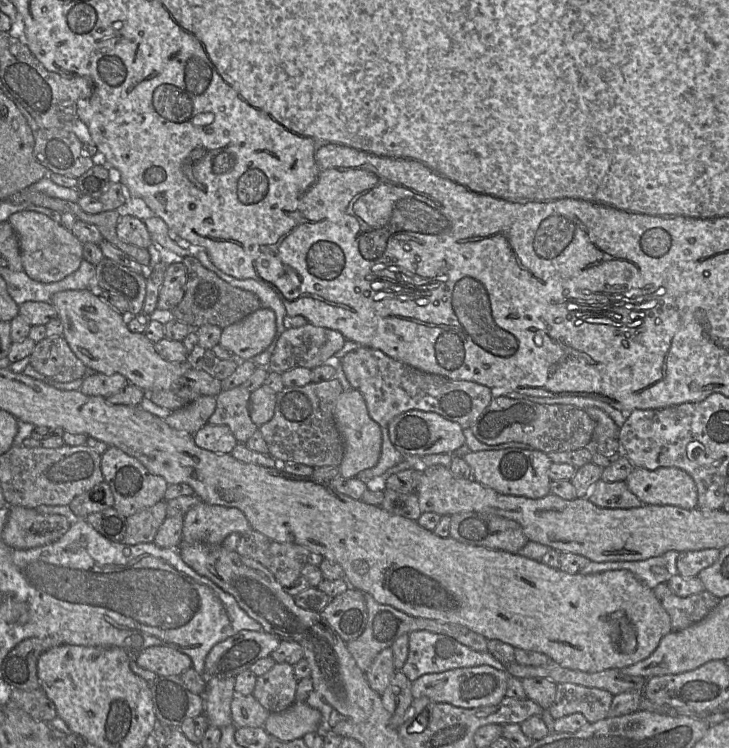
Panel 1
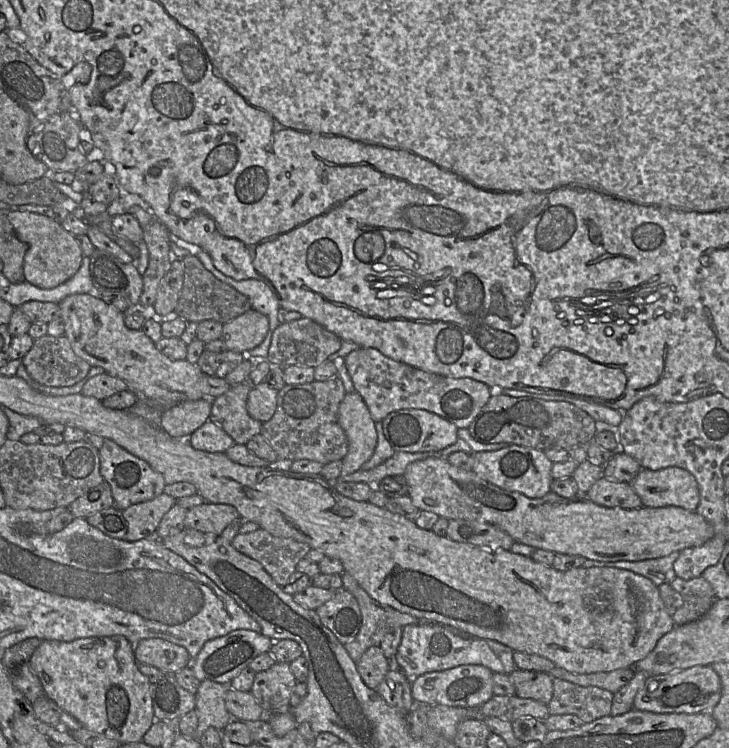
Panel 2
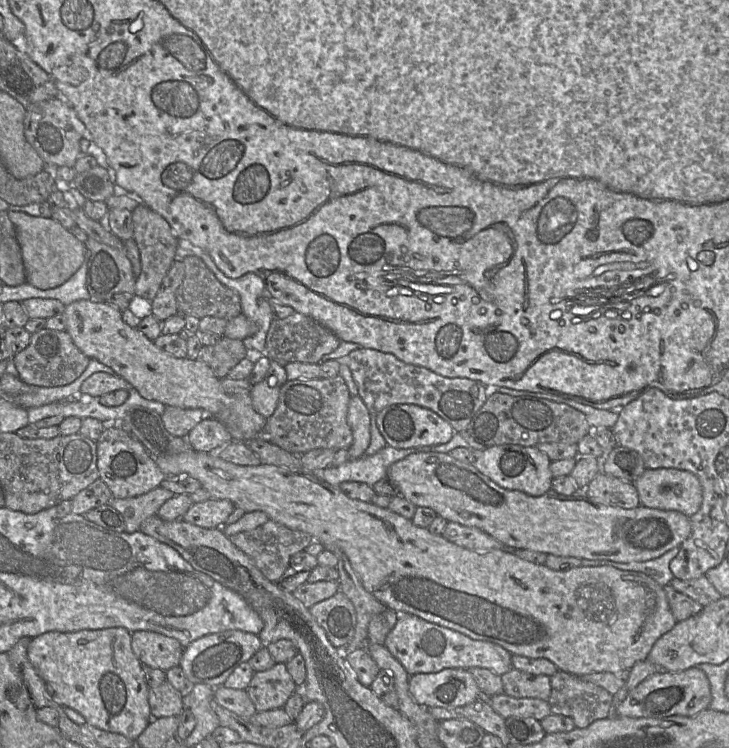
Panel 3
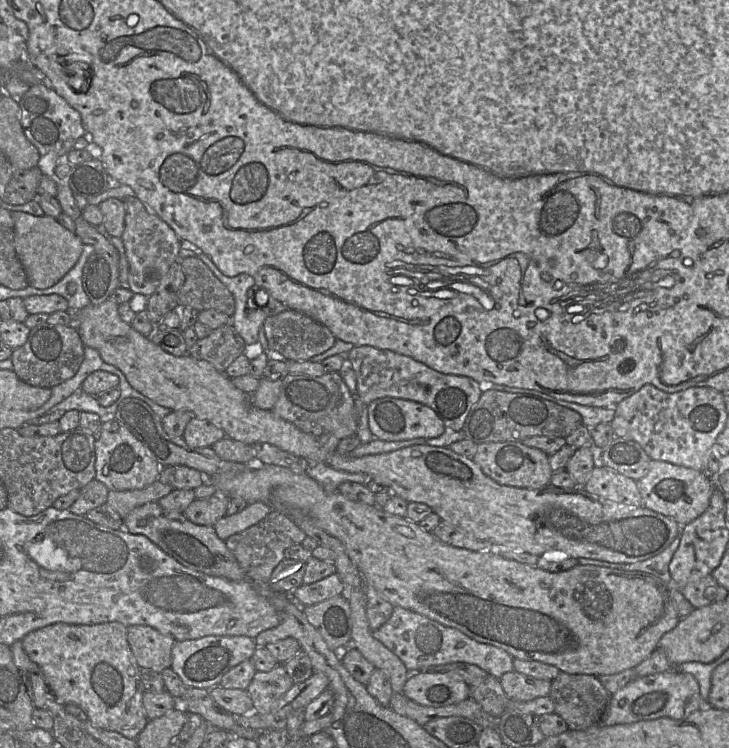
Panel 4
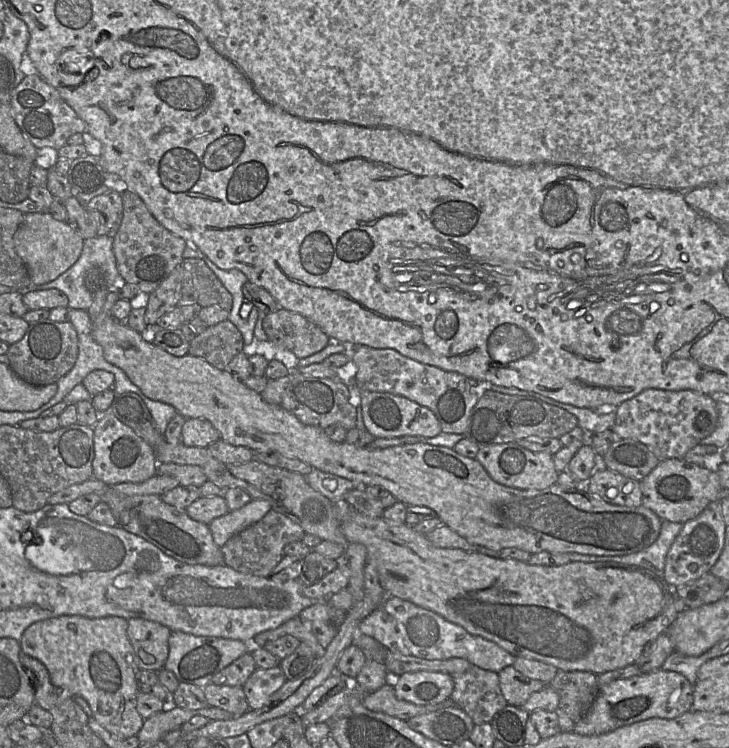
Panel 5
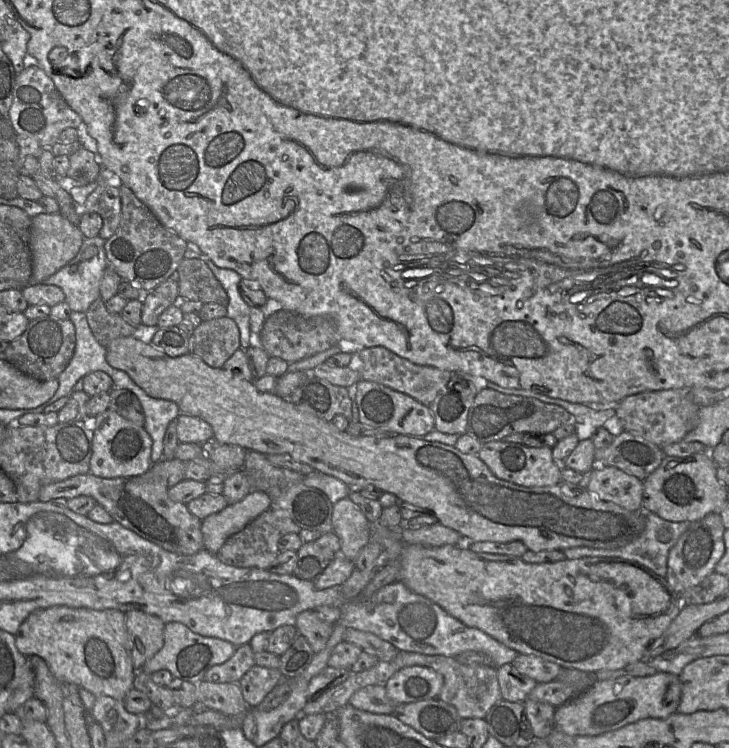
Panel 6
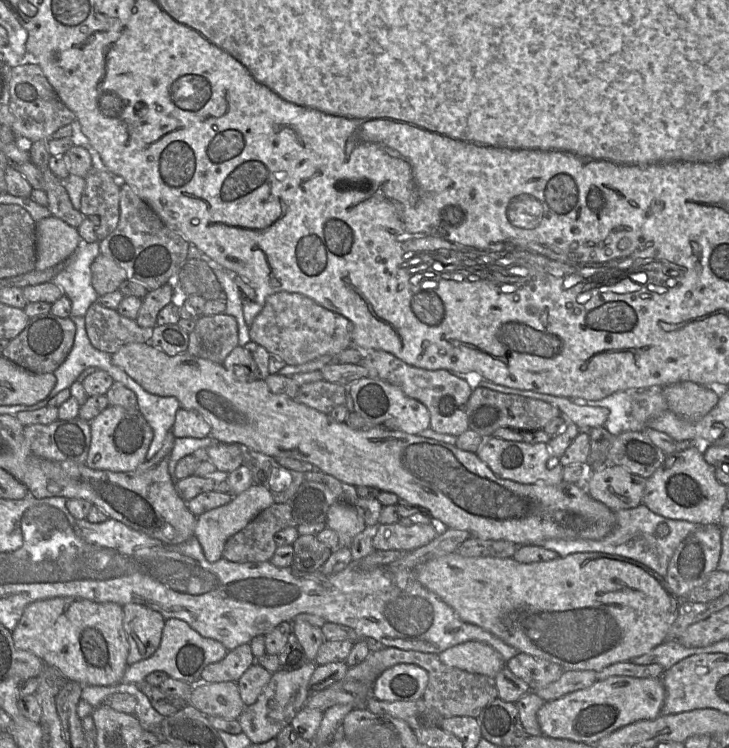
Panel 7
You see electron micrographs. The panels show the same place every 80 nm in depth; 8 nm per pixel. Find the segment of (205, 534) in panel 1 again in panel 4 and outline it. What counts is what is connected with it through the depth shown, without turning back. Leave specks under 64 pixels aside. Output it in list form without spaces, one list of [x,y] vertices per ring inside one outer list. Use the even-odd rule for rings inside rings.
[[[217,492],[208,498],[195,499],[183,513],[194,524],[214,526],[219,519],[226,515],[229,501],[229,496]]]

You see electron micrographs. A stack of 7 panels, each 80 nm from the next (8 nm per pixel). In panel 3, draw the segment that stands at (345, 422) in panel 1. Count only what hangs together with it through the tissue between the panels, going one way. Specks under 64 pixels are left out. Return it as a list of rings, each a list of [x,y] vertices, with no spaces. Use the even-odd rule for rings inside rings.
[[[352,396],[347,422],[353,434],[353,443],[348,449],[349,459],[356,460],[365,455],[371,441],[371,414],[360,396]]]

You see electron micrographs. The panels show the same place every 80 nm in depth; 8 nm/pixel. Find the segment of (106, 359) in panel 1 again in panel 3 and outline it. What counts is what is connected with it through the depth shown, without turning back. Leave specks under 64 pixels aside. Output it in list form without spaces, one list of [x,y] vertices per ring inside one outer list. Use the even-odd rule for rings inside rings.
[[[78,300],[65,307],[66,331],[77,348],[88,358],[96,359],[112,368],[117,375],[126,380],[141,396],[148,400],[161,402],[165,406],[202,409],[207,416],[214,417],[223,407],[229,404],[230,395],[221,387],[220,379],[204,362],[189,358],[176,358],[159,349],[137,328],[126,324],[121,311],[106,302]]]

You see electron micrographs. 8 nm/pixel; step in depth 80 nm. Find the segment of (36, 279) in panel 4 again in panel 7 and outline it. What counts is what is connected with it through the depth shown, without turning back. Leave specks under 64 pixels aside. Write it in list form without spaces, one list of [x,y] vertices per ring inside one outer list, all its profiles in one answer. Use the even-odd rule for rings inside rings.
[[[51,215],[36,223],[35,270],[46,270],[68,259],[81,243],[78,229]]]

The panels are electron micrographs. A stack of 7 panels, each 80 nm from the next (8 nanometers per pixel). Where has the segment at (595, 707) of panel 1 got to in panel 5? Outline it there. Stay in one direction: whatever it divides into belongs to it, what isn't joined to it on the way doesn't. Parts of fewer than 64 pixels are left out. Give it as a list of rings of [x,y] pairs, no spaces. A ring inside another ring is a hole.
[[[561,671],[549,684],[559,695],[555,712],[563,732],[572,732],[589,711],[599,691],[600,684],[595,673],[589,671]]]

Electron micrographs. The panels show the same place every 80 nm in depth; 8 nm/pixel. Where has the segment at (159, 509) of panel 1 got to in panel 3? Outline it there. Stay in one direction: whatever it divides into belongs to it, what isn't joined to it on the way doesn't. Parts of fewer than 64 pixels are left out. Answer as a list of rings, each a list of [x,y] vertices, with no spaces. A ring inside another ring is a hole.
[[[159,486],[145,494],[131,498],[114,498],[109,505],[116,509],[124,518],[125,531],[139,531],[144,520],[156,515],[160,507],[175,494]]]

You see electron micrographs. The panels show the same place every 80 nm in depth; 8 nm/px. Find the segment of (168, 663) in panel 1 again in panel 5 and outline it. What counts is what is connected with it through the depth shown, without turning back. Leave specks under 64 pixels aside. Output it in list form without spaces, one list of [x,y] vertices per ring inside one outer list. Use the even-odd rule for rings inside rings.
[[[142,618],[127,620],[127,636],[134,650],[135,666],[139,670],[160,671],[169,655],[171,630]]]

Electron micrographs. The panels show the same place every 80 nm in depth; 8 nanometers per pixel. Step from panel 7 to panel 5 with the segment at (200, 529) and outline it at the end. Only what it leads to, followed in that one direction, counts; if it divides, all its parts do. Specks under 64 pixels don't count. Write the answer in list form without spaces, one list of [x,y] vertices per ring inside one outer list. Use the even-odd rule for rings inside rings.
[[[251,499],[243,507],[215,518],[208,524],[215,544],[221,548],[230,538],[258,522],[271,509],[267,500]]]

